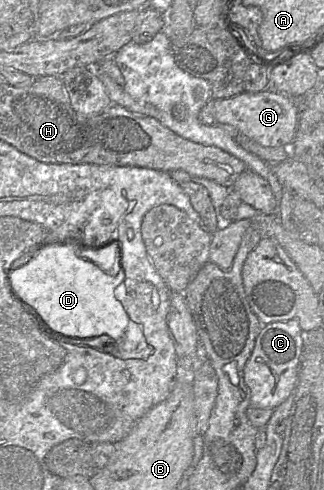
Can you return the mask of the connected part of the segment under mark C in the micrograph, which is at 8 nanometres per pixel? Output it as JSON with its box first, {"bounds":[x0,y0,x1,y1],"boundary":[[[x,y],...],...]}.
{"bounds":[244,320,305,410],"boundary":[[[296,320],[273,322],[262,326],[244,367],[244,381],[250,390],[251,408],[274,410],[293,393],[298,379],[305,335]]]}

